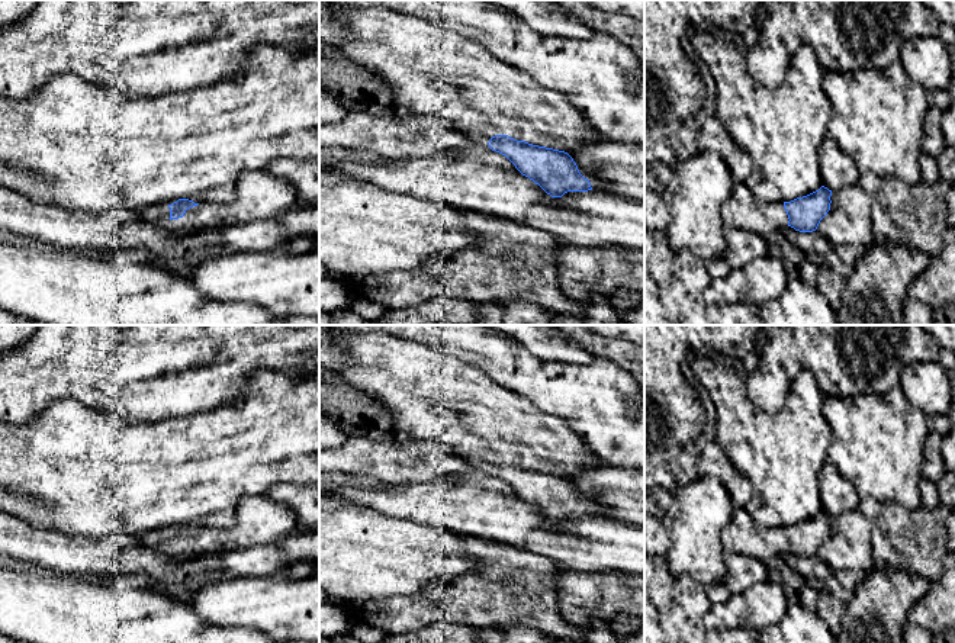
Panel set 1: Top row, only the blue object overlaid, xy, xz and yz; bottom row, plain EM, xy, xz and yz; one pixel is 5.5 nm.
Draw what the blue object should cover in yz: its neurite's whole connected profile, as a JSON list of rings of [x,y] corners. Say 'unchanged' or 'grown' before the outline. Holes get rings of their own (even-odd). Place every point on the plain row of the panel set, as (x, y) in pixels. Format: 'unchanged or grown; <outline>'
unchanged; [[[821,511],[819,515],[797,523],[791,527],[784,527],[784,534],[788,540],[788,552],[800,557],[813,557],[817,554],[820,546],[830,536],[832,515]]]

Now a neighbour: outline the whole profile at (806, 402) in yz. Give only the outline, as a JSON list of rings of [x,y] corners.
[[[694,354],[689,366],[716,405],[716,443],[763,498],[762,511],[752,515],[755,525],[791,527],[819,515],[819,476],[832,430],[814,374],[801,370],[785,406],[769,414],[750,401],[746,377],[720,359]]]

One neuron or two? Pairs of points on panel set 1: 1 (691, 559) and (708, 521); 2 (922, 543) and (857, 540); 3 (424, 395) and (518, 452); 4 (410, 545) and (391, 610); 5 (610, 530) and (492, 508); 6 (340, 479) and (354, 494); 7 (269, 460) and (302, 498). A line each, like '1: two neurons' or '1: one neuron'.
1: one neuron
2: two neurons
3: one neuron
4: two neurons
5: one neuron
6: two neurons
7: two neurons

